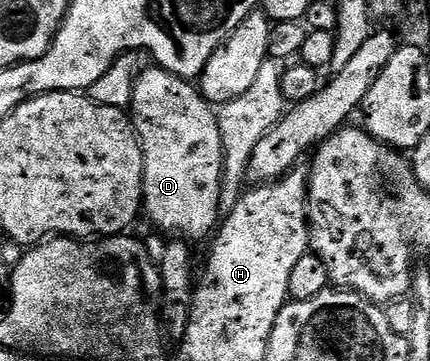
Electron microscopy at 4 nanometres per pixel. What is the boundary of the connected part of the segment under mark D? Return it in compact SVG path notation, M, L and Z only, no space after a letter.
M151 64L139 73L139 79L133 88L129 117L134 122L135 132L143 145L142 209L145 214L167 236L181 238L188 244L196 244L202 238L210 239L221 218L223 196L223 145L216 107L203 99L198 85L161 69L157 64Z

